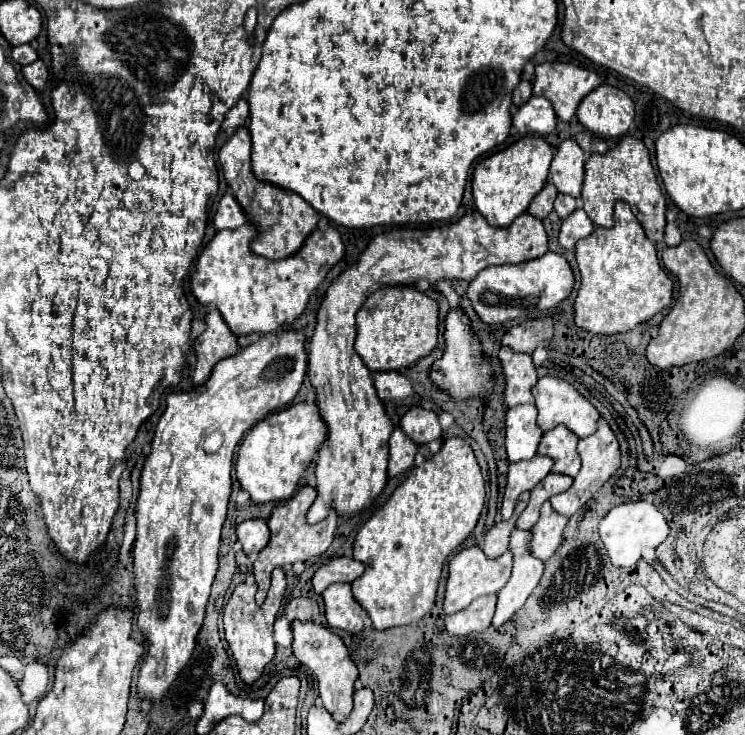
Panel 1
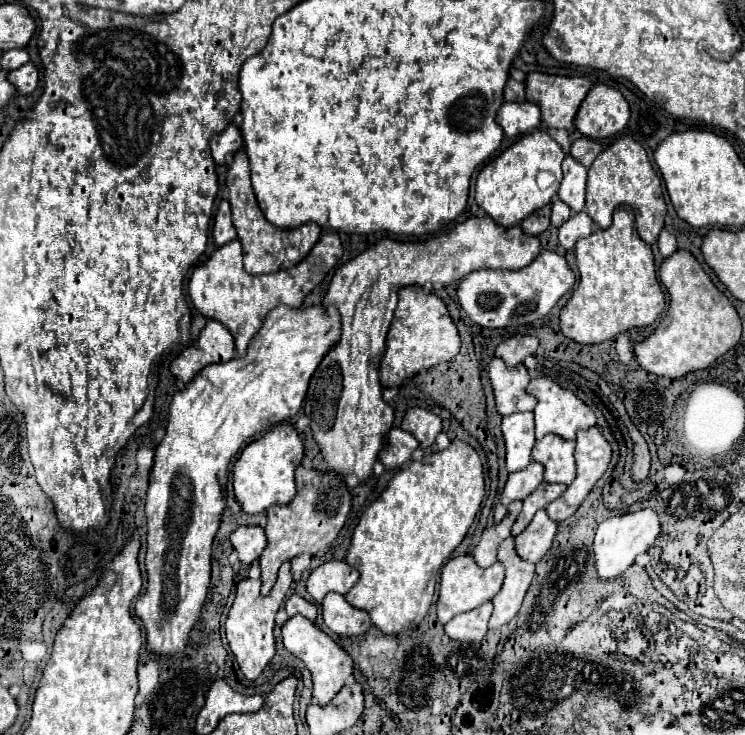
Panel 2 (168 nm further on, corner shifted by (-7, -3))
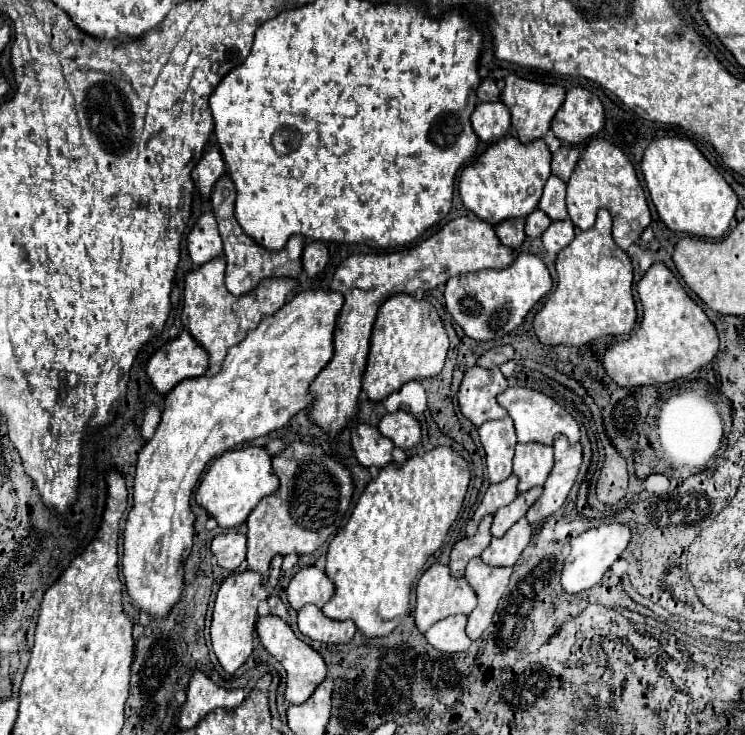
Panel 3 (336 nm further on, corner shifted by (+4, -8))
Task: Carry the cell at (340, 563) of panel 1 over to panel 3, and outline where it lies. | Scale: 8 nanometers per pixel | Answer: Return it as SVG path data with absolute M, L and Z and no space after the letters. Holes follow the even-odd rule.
M317 567L299 569L287 587L287 601L295 611L299 611L307 603L323 607L331 597L333 597L333 583Z

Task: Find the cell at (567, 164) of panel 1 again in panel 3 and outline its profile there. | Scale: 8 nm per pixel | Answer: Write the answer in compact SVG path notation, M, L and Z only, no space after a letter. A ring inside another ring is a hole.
M551 175L543 187L543 195L537 203L537 207L551 219L561 221L567 219L567 207L565 207L565 181Z

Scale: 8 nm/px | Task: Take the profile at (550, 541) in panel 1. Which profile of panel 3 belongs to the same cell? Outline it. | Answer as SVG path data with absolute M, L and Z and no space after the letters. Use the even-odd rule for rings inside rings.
M523 517L501 539L491 539L487 549L481 553L481 559L483 563L493 567L513 567L521 551L527 547L529 539L531 527Z

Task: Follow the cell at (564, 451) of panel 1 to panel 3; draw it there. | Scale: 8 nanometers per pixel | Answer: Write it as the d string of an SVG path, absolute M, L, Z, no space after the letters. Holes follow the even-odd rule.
M517 443L515 457L513 457L513 475L519 479L517 491L525 493L535 485L543 485L545 477L549 475L549 467L553 467L553 449L537 443Z

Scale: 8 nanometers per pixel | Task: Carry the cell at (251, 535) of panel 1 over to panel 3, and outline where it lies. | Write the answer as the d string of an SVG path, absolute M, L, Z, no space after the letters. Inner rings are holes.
M239 531L217 535L211 541L211 551L217 557L219 567L227 571L235 571L241 565L241 561L245 559L245 549L247 549L247 541L245 535Z

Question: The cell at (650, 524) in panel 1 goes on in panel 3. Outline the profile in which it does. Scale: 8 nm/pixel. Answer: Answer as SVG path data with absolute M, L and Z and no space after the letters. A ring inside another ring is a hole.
M611 523L611 525L599 525L595 529L589 529L569 541L569 555L563 561L563 571L561 571L561 587L567 593L581 593L591 589L593 585L599 583L603 573L613 565L613 561L619 559L619 555L625 551L627 543L631 539L631 529L627 525Z

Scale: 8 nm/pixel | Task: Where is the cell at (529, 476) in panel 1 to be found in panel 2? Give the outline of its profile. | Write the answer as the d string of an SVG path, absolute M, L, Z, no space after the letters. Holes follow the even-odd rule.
M530 462L524 470L510 472L504 492L500 496L500 502L494 508L494 522L498 524L506 516L506 512L508 512L506 508L510 502L528 498L542 482L544 482L544 466L538 462Z

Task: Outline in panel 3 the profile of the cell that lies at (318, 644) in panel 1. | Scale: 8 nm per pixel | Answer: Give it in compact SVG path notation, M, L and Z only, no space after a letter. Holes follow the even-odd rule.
M267 615L267 617L259 617L257 623L255 623L255 631L259 635L259 641L261 645L269 651L269 655L273 655L281 665L283 669L287 671L287 685L285 685L285 701L287 703L301 703L301 701L307 701L309 699L309 693L313 693L313 689L325 679L327 675L327 665L325 661L321 659L321 655L311 647L307 645L305 641L297 639L295 633L291 631L291 627L281 619L281 617L273 617L273 615Z

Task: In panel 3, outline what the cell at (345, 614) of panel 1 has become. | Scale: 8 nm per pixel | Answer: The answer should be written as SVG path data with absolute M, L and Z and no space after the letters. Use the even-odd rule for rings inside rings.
M305 605L297 613L297 627L299 631L319 643L349 643L357 631L353 621L333 621L321 613L315 605Z

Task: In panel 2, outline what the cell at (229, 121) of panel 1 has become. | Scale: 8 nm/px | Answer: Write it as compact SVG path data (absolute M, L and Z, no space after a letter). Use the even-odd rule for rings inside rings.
M230 124L224 132L212 136L210 140L210 148L212 148L212 158L216 160L216 164L222 164L226 160L228 154L234 154L242 148L244 140L240 138L240 126Z

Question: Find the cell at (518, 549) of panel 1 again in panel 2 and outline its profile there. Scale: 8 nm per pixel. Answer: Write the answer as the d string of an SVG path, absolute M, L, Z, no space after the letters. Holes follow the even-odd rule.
M508 536L498 550L498 562L504 562L506 578L504 578L502 590L492 600L494 612L490 618L490 628L500 628L518 614L524 602L524 596L532 584L532 578L536 574L536 566L518 556L516 544L512 538L514 536Z

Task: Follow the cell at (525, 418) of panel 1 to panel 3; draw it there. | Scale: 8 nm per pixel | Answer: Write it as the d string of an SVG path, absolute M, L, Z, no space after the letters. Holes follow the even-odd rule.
M503 417L495 421L485 421L479 429L479 439L485 449L487 475L491 483L505 481L511 475L513 449L517 445L513 419Z

